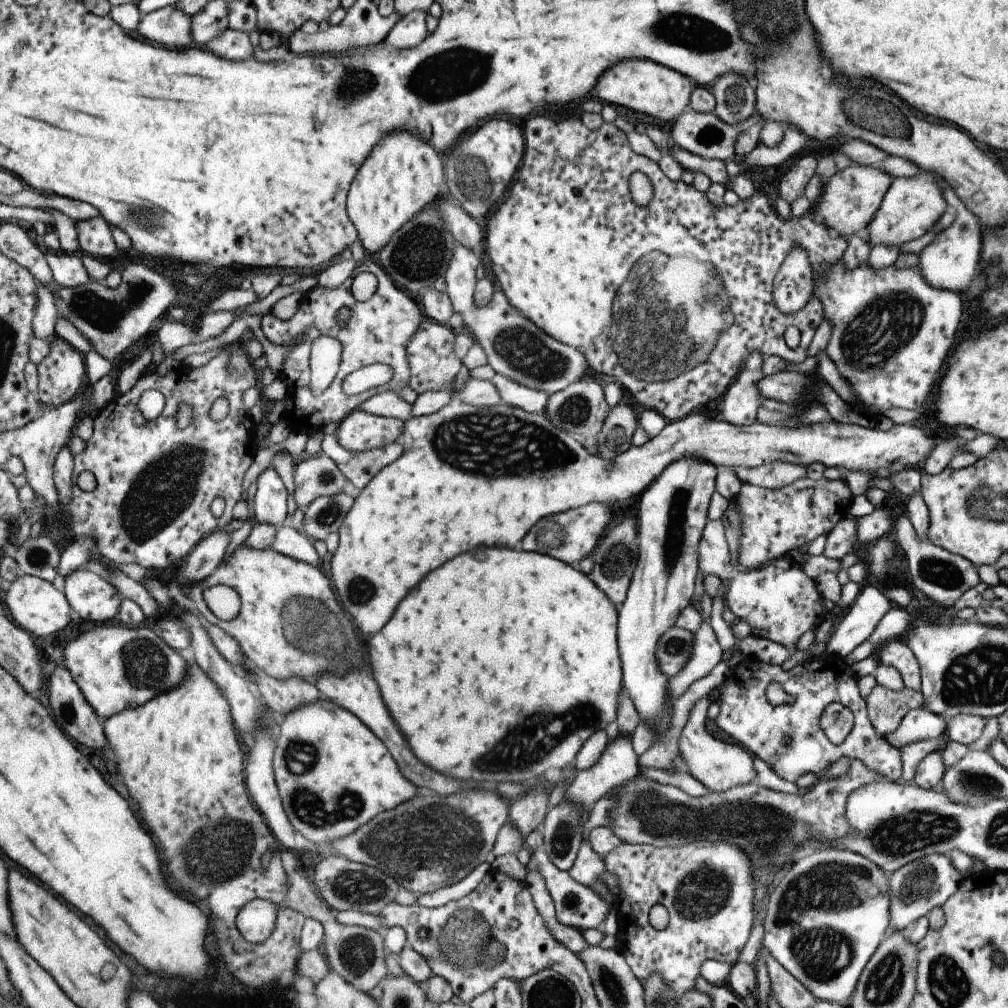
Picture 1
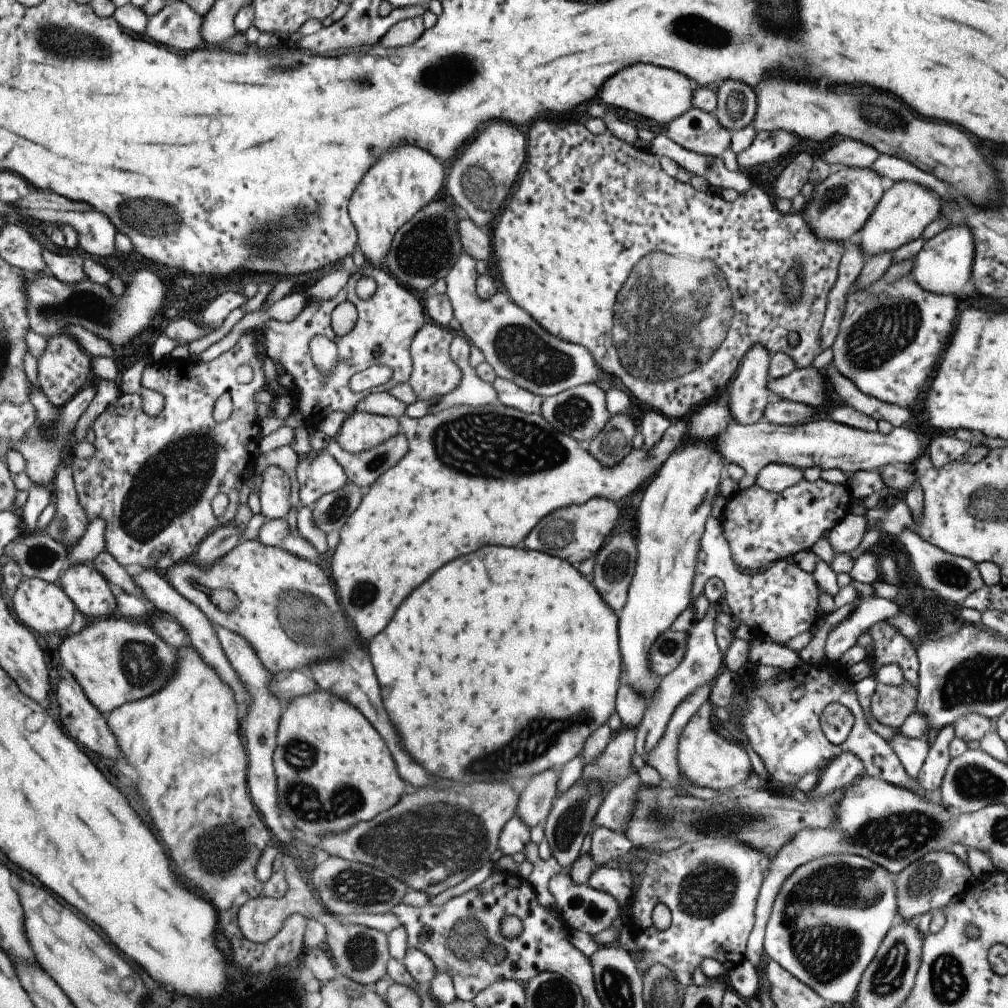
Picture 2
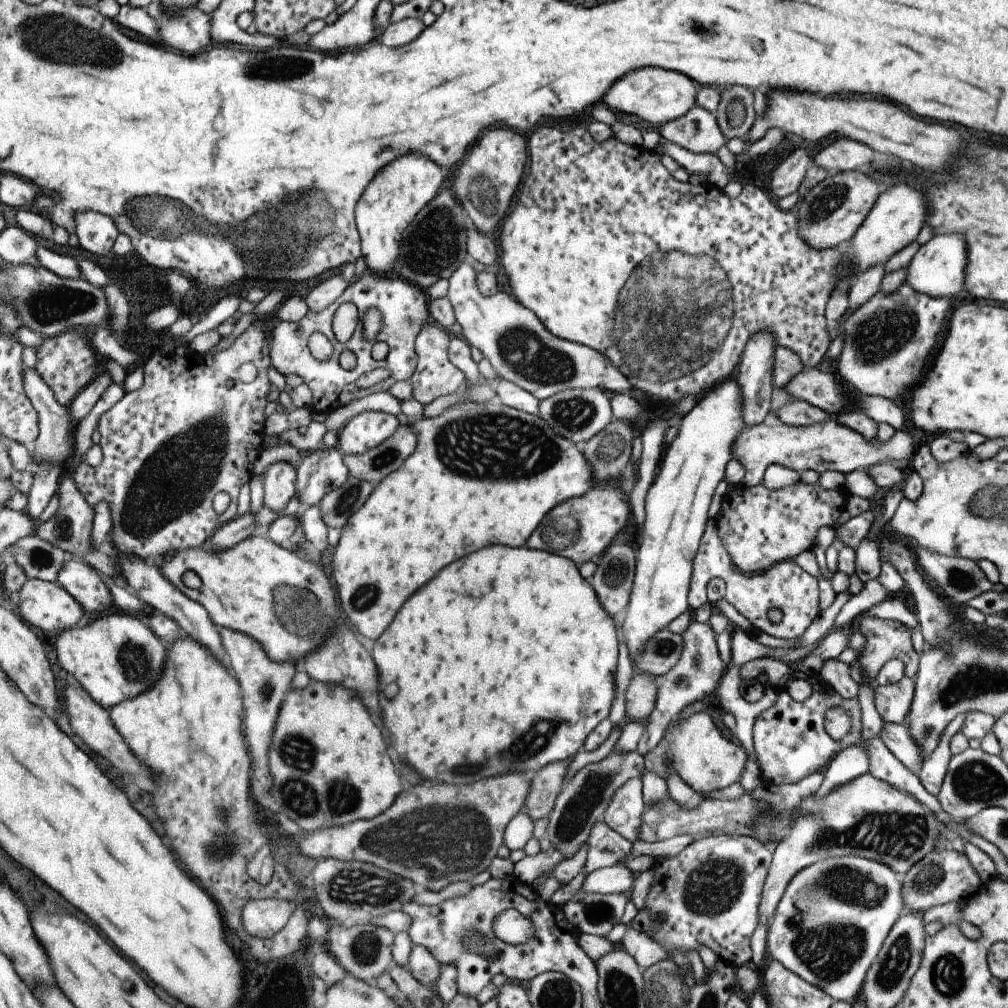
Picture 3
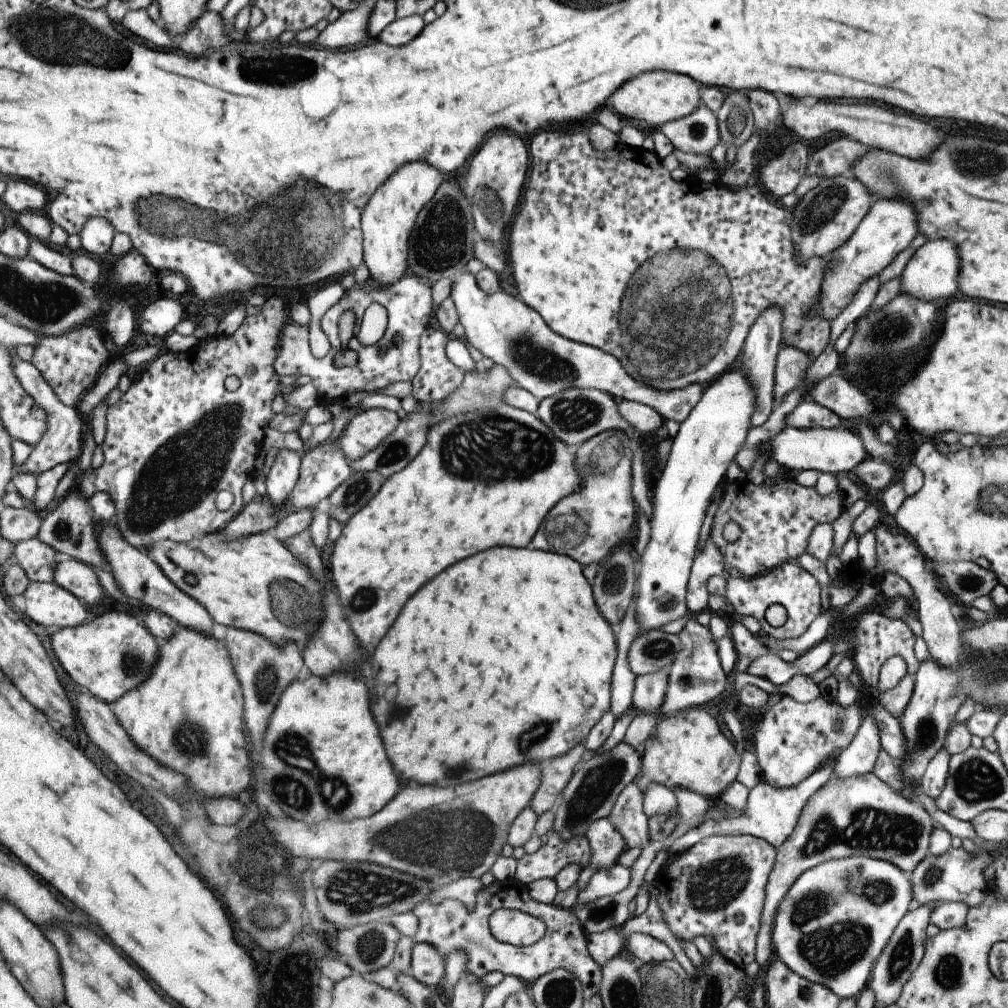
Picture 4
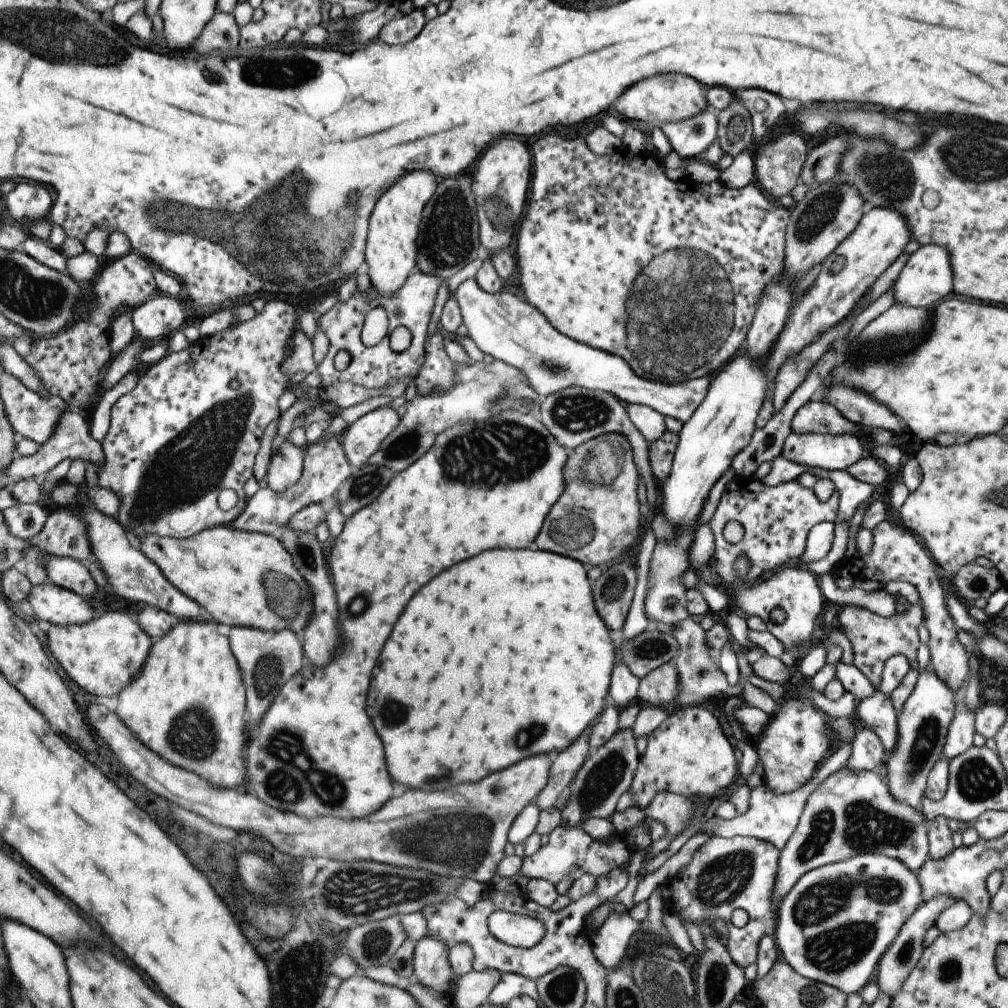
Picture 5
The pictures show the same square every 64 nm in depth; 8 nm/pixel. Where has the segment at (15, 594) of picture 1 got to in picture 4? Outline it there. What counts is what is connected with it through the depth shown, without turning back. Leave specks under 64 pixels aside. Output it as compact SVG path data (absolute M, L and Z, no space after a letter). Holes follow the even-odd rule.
M31 582L27 594L25 594L27 610L25 614L41 626L59 626L59 630L65 628L77 628L83 626L83 622L89 616L89 606L81 602L77 596L61 588L57 582L53 584L39 584Z

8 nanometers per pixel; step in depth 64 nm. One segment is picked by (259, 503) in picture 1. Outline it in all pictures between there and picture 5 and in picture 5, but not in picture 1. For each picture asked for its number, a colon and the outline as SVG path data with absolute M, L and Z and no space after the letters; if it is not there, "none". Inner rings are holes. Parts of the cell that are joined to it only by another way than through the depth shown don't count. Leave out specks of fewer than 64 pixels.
2: M279 466L263 468L263 482L259 486L261 516L267 520L283 520L291 510L291 478Z
3: M277 462L271 464L263 478L263 506L273 512L283 512L293 496L297 496L299 466Z
4: M281 450L275 456L275 462L265 476L265 496L269 496L275 506L285 506L285 502L289 502L293 490L301 482L301 468L303 458L293 450Z
5: M287 440L269 462L267 488L275 494L285 494L291 486L297 486L305 474L305 454L305 448L299 448Z

